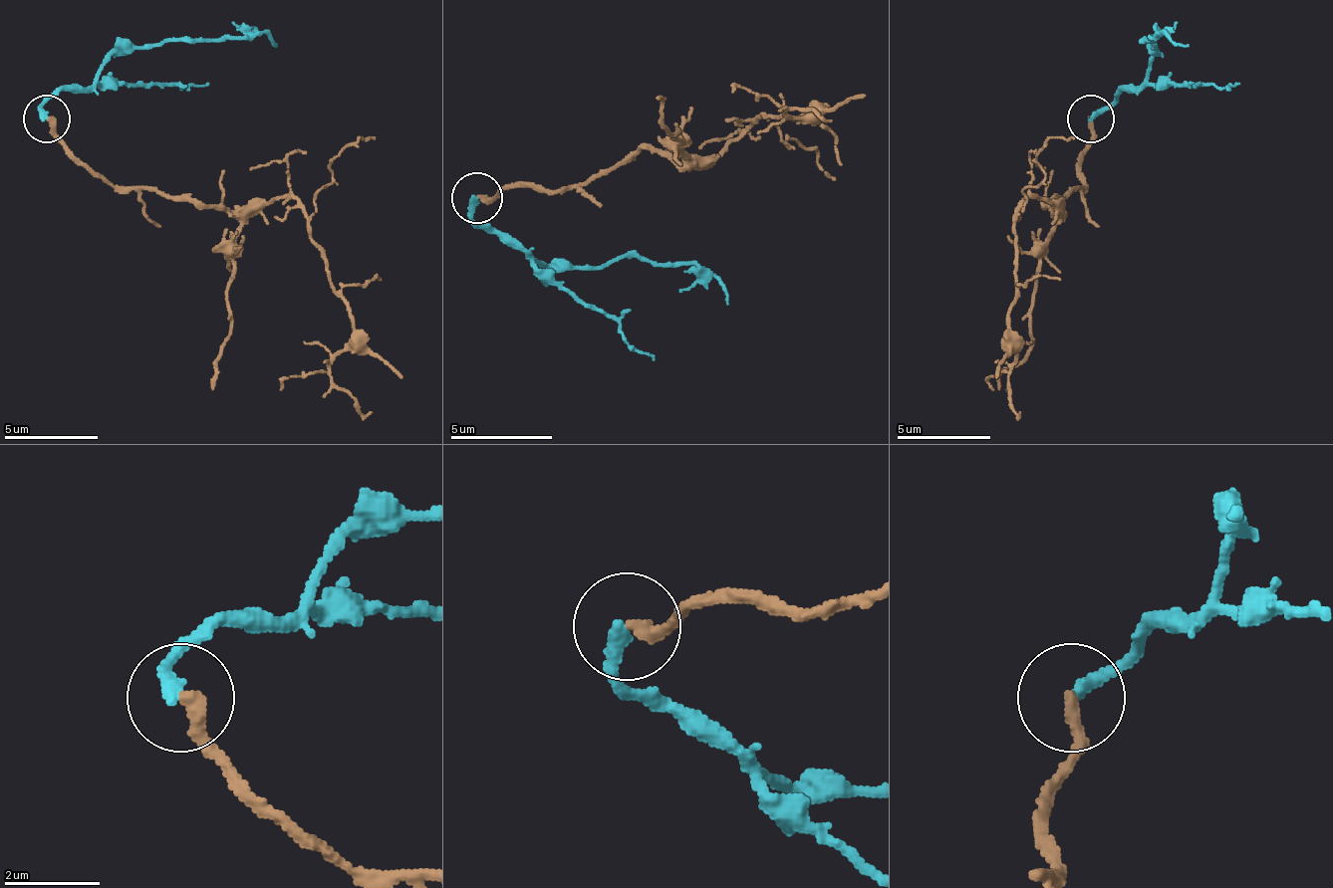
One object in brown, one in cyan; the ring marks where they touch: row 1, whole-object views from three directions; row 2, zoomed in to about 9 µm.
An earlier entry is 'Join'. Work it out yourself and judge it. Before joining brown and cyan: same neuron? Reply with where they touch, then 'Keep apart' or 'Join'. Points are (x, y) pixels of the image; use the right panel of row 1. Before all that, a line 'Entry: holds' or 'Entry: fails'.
Entry: fails
Place: (1090, 118). Keep apart

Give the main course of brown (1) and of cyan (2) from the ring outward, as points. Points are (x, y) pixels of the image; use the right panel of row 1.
1: (1091, 119), (1082, 185), (1044, 204), (1054, 213), (1025, 199), (1016, 213), (1016, 358), (1007, 396), (1021, 410)
2: (1091, 119), (1124, 92), (1134, 92), (1153, 54), (1143, 40), (1167, 35), (1190, 45)

